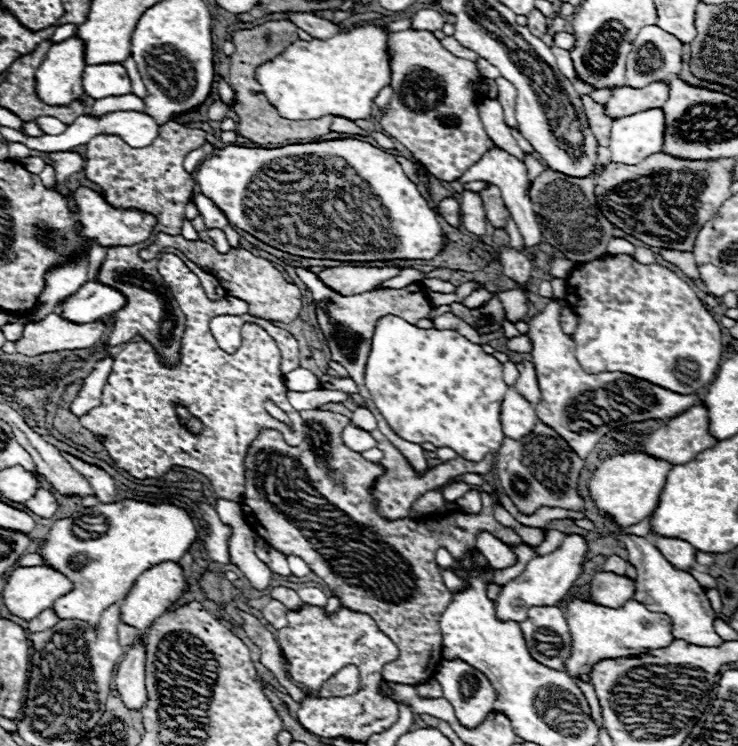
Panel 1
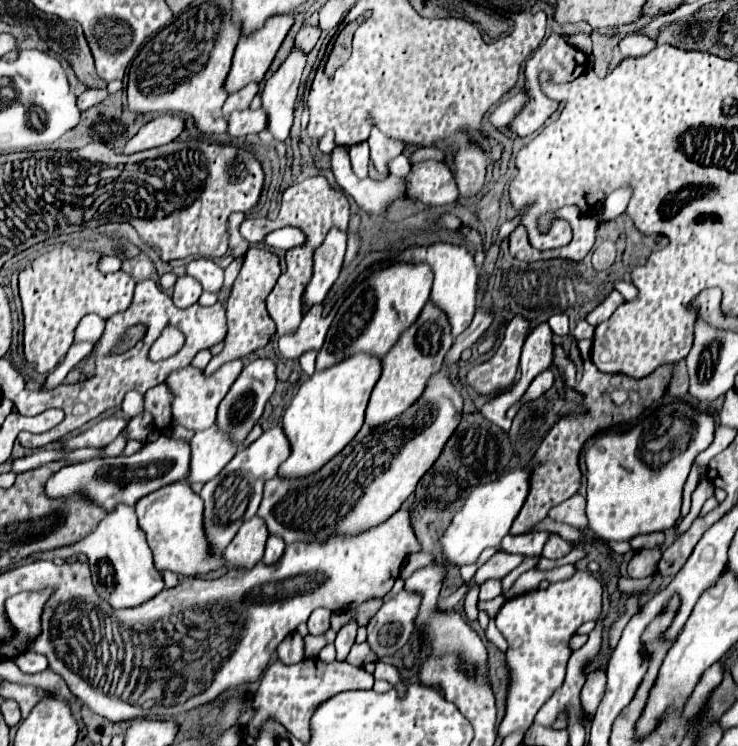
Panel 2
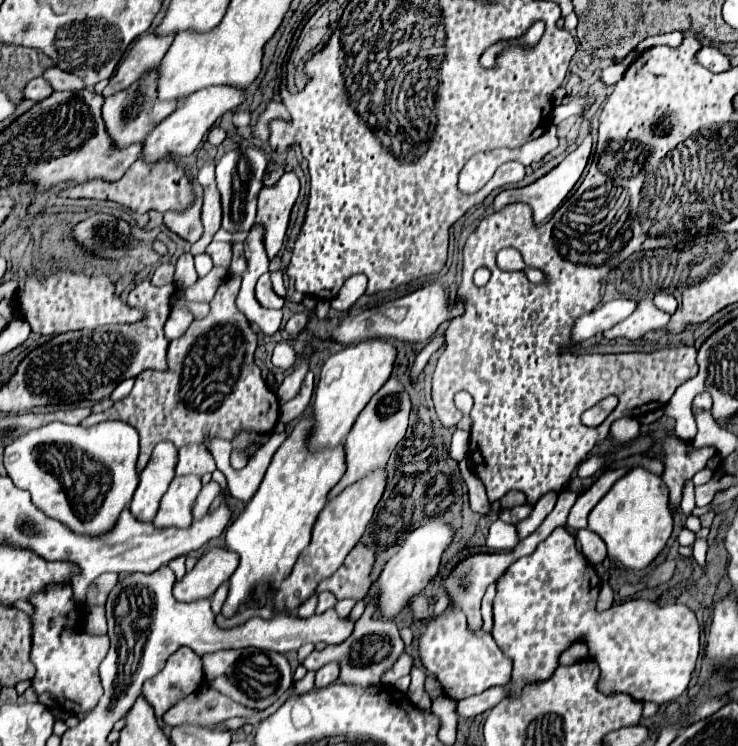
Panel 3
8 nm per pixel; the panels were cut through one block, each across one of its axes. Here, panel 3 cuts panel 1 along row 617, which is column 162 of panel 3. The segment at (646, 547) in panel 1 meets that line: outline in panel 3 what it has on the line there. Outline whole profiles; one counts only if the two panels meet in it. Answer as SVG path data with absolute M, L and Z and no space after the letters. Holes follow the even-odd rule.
M178 648L178 652L170 654L166 666L144 682L142 694L152 704L156 718L160 720L166 710L170 710L176 702L184 700L192 692L200 690L204 684L202 660L190 648Z

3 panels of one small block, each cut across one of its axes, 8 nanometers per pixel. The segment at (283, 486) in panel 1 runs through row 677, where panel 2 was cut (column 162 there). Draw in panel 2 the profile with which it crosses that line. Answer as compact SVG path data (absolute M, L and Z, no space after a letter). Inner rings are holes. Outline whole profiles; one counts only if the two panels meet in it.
M164 382L150 388L144 394L144 410L152 414L154 428L160 432L172 426L172 400L174 400L174 394Z

